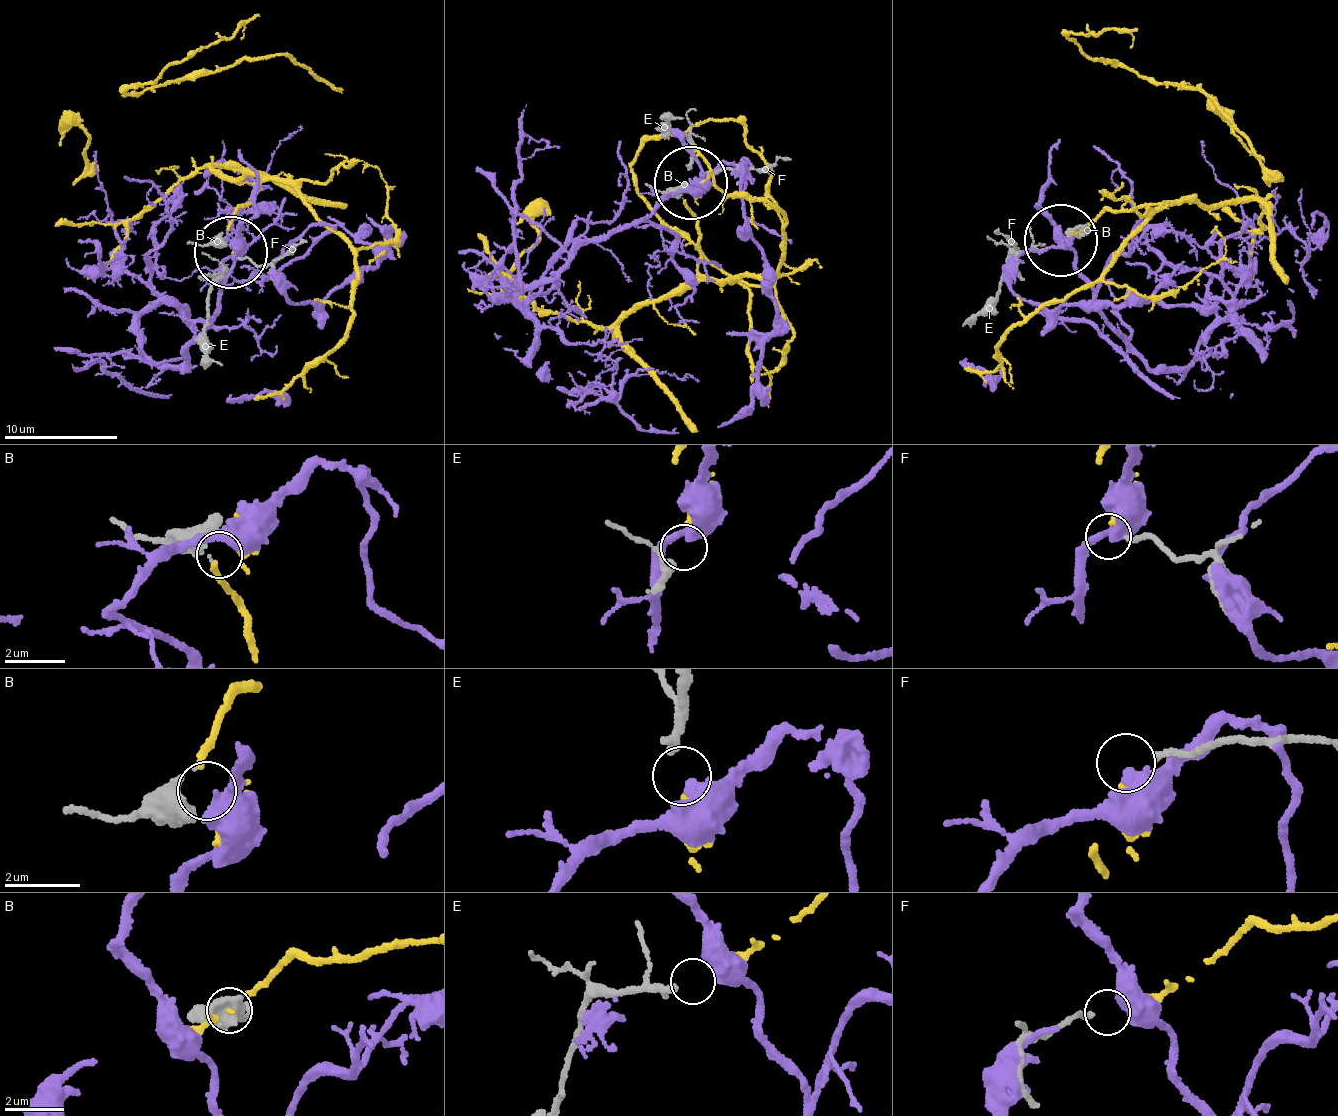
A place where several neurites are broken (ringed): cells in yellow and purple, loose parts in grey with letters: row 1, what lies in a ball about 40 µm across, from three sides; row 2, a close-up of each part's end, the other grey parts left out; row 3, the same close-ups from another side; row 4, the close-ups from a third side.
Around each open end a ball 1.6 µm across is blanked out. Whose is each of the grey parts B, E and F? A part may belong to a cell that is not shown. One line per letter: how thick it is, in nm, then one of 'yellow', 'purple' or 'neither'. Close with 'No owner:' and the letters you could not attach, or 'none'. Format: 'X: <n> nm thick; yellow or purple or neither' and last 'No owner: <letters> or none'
B: 420 nm thick; neither
E: 170 nm thick; purple
F: 160 nm thick; yellow
No owner: B

